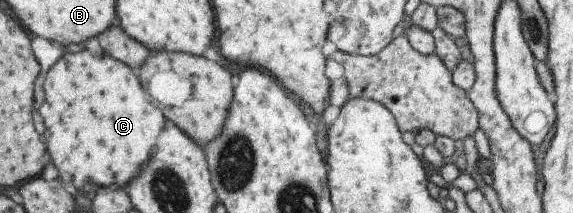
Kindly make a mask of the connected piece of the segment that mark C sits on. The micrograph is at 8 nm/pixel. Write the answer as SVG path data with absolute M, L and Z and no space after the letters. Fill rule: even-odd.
M69 52L51 68L47 80L47 102L41 108L45 118L47 146L53 156L53 164L61 172L61 178L72 190L83 193L96 192L111 188L125 188L141 168L151 160L161 132L167 128L165 116L149 102L149 94L142 83L139 73L127 64L110 57L95 58L91 52Z

